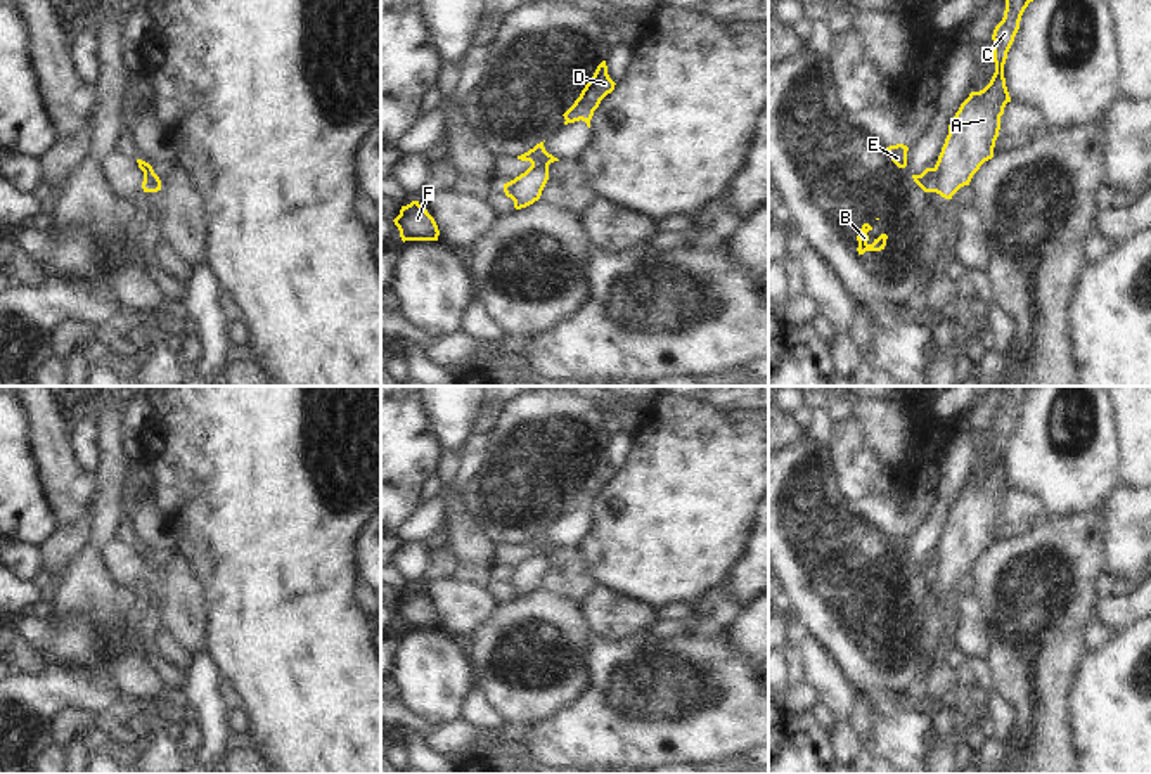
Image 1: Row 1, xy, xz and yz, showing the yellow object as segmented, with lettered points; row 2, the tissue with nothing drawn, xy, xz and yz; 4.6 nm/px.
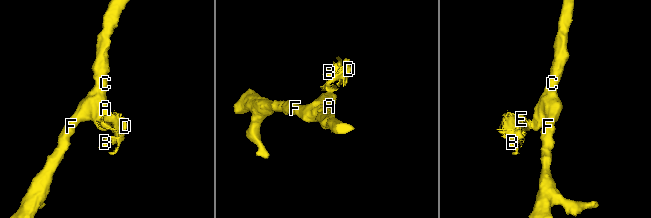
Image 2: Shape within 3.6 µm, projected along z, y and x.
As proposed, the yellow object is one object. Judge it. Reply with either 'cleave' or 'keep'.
cleave

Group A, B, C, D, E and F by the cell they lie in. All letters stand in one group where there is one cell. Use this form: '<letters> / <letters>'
A C F / B D E

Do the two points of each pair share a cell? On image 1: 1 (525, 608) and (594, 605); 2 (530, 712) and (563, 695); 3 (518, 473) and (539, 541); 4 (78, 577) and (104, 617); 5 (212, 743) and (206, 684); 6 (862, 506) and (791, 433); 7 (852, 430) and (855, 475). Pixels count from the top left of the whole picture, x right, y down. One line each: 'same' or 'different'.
1: different
2: same
3: same
4: same
5: same
6: different
7: same

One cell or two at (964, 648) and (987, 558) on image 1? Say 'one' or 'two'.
two

